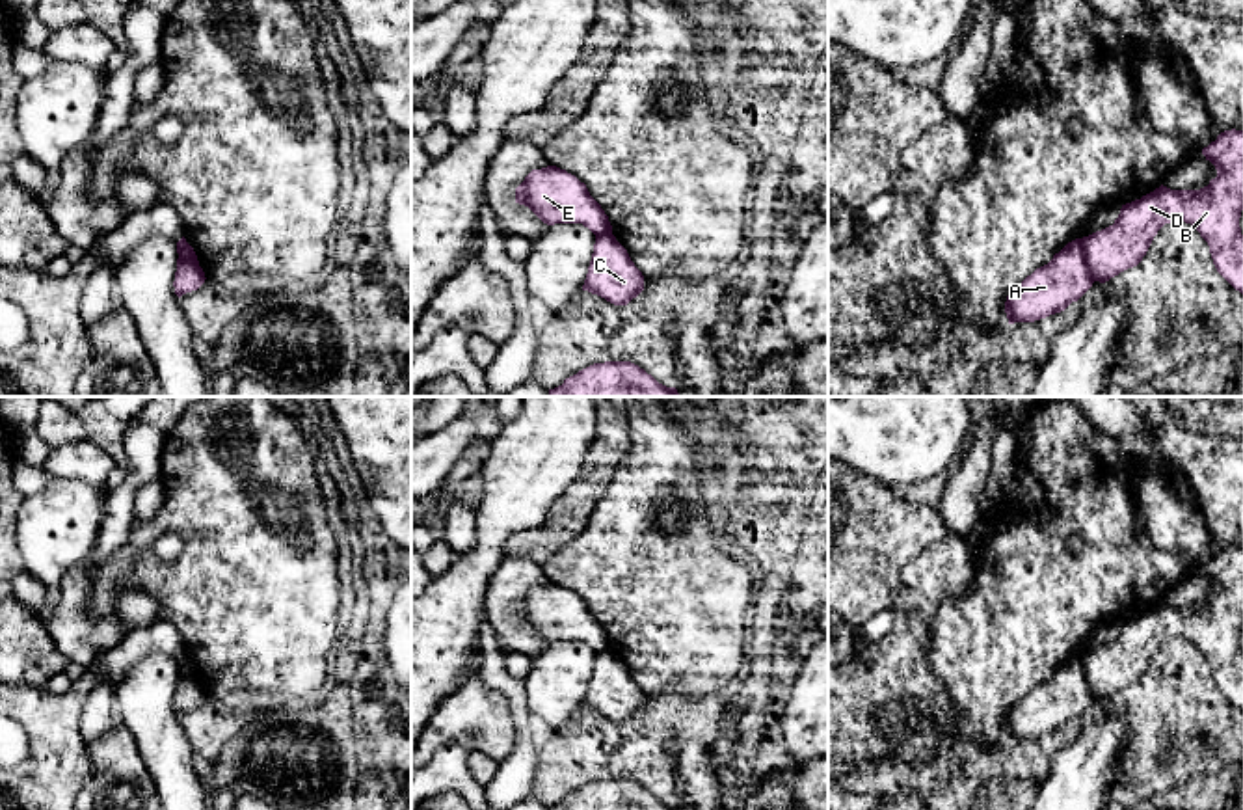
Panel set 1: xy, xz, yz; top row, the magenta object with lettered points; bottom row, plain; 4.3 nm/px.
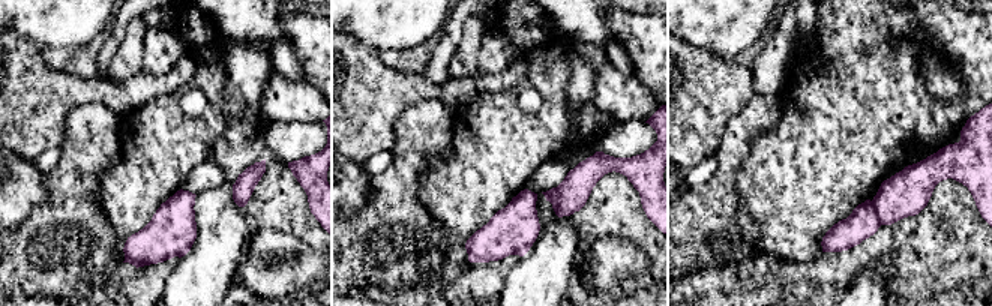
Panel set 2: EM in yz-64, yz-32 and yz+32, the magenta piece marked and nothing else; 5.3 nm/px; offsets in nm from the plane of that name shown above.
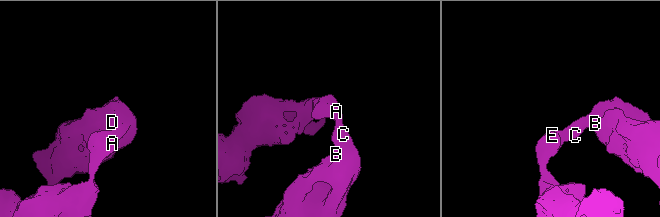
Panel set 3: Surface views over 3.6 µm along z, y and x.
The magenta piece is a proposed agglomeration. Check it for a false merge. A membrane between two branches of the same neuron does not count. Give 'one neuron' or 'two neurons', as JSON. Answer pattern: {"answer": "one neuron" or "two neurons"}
{"answer": "two neurons"}

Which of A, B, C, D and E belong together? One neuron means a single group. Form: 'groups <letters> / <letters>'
groups A E / B C D

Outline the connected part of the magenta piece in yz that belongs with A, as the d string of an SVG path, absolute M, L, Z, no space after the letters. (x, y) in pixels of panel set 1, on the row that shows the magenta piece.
M1083 240L1068 242L1053 259L1027 276L1005 302L1009 324L1035 322L1077 302L1094 279L1083 257Z

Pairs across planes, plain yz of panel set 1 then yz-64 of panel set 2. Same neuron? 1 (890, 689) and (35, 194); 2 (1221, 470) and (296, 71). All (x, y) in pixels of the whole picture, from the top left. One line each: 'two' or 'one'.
1: two
2: two

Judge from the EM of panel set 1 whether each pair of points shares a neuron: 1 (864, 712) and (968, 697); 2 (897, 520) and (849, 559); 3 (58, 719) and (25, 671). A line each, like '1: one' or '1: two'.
1: two
2: one
3: two

